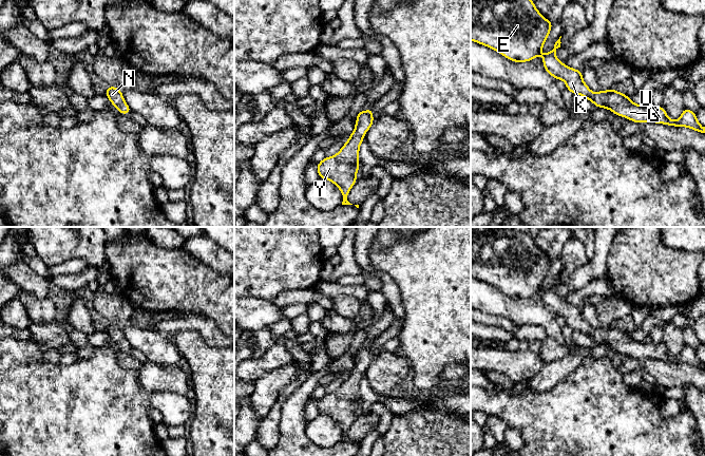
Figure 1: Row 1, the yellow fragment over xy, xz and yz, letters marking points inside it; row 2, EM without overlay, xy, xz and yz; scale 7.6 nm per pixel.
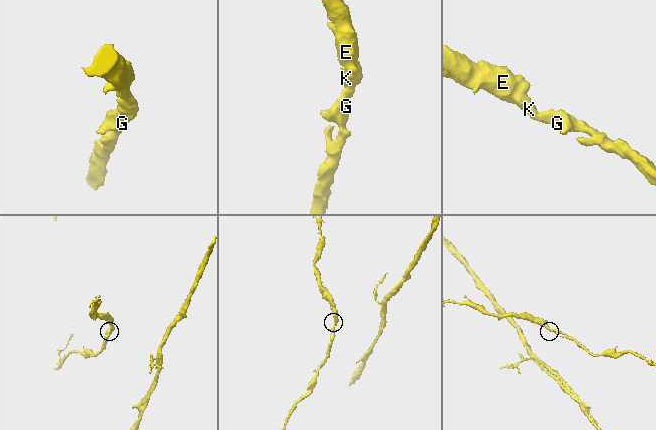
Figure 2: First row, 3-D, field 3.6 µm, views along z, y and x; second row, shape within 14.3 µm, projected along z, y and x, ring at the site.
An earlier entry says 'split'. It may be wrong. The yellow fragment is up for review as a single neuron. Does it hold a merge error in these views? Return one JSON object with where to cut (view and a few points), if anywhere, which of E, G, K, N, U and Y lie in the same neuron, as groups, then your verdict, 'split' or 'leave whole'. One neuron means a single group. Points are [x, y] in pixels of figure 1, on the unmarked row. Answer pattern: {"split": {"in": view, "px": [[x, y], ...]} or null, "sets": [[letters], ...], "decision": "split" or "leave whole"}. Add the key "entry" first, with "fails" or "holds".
{"entry": "fails", "split": null, "sets": [["E", "G", "K", "N", "U", "Y"]], "decision": "leave whole"}

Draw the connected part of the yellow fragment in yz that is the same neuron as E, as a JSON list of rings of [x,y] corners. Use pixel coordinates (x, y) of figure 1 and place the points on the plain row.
[[[471,227],[471,277],[515,299],[530,298],[541,291],[546,307],[555,316],[563,316],[570,328],[631,358],[687,363],[705,369],[705,363],[700,361],[696,349],[689,345],[685,344],[681,354],[672,357],[663,342],[654,344],[649,339],[637,342],[614,325],[593,329],[584,319],[582,306],[569,304],[557,296],[555,287],[560,284],[561,272],[551,288],[541,290],[552,262],[537,247],[530,233],[518,232],[513,228]]]

